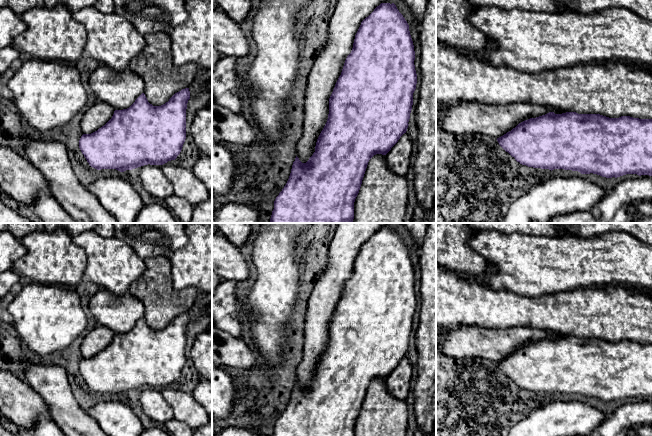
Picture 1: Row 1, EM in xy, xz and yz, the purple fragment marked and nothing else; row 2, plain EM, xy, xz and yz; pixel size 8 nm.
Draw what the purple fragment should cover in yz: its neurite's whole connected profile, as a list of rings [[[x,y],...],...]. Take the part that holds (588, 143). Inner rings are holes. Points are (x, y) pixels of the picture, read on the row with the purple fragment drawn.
[[[462,101],[449,105],[438,113],[436,124],[443,130],[457,135],[478,134],[492,136],[499,145],[522,165],[541,169],[564,169],[581,174],[597,174],[602,177],[620,177],[626,174],[652,176],[652,119],[630,116],[609,118],[600,114],[578,114],[555,107],[530,103],[492,105]]]

